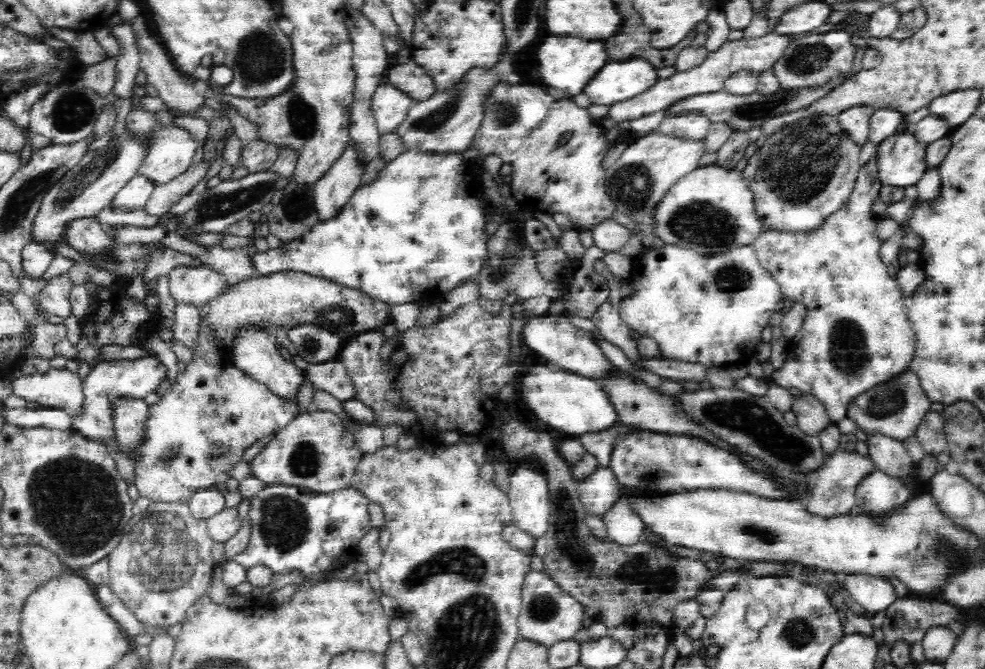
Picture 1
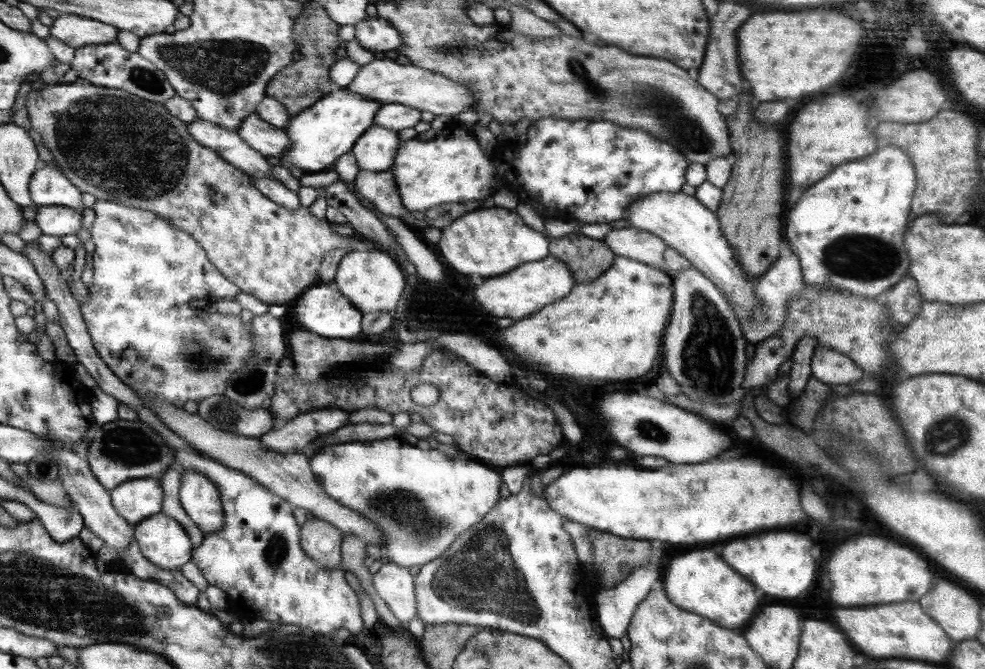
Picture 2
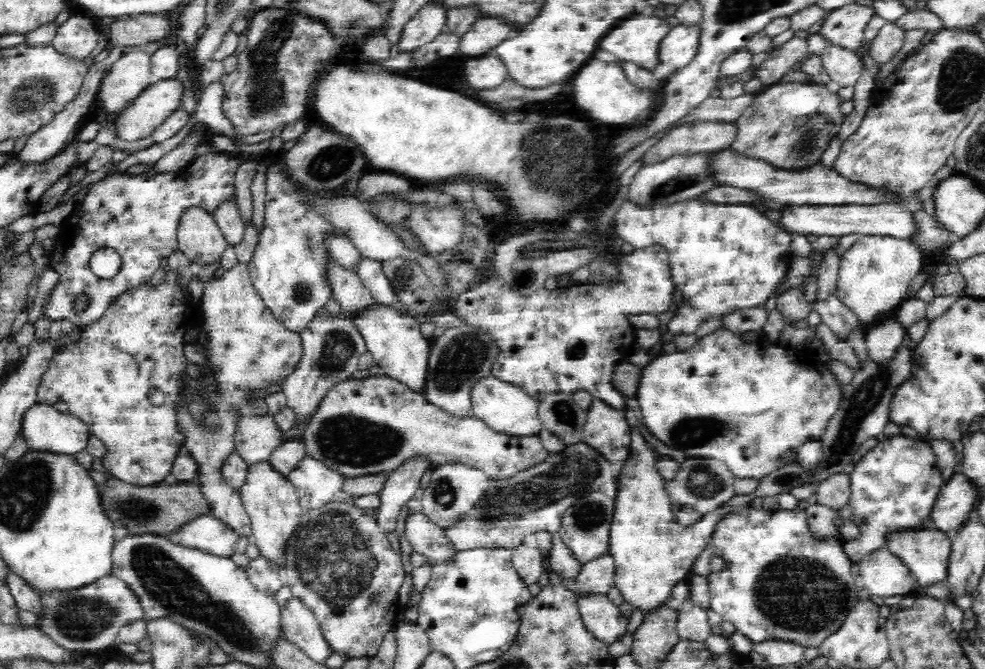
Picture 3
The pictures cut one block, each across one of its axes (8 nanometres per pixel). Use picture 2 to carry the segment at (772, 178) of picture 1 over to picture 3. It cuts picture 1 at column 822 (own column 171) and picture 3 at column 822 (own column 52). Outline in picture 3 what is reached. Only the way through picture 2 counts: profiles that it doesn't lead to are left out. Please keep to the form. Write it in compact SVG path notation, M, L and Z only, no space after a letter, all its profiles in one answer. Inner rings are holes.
M778 82L765 87L755 102L748 109L742 112L737 119L737 137L731 144L731 149L738 154L748 158L765 160L776 168L788 170L804 169L818 161L823 151L827 148L831 137L837 134L843 122L839 112L841 98L828 91L824 85L814 82L801 84L800 82Z

